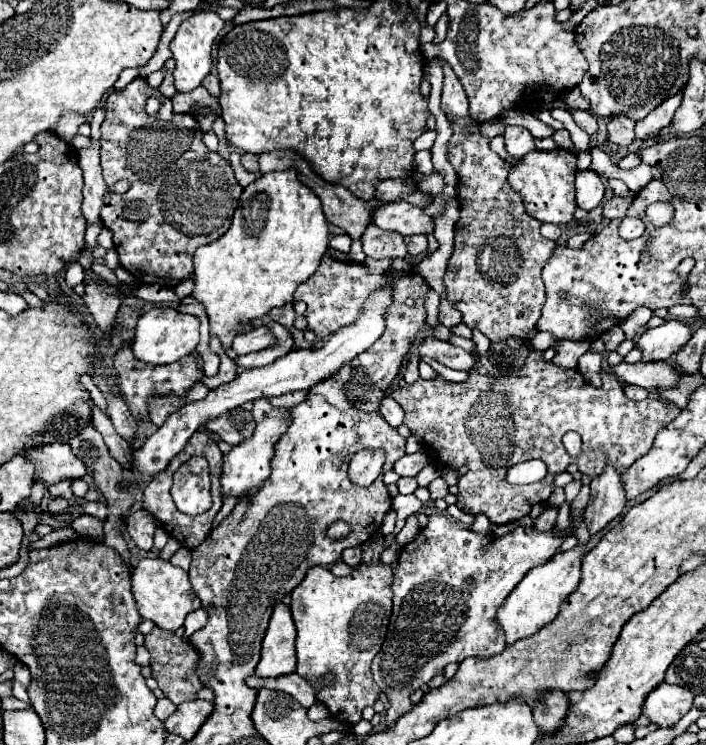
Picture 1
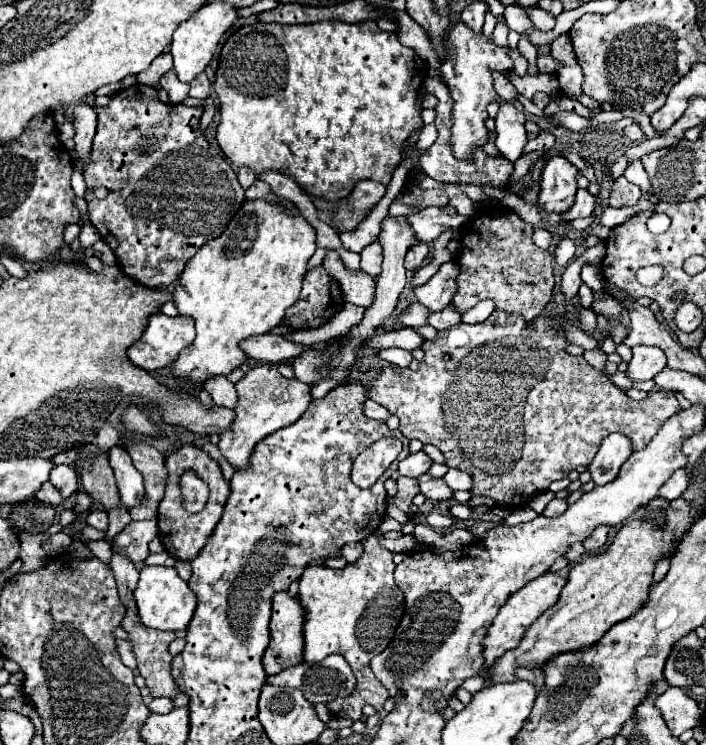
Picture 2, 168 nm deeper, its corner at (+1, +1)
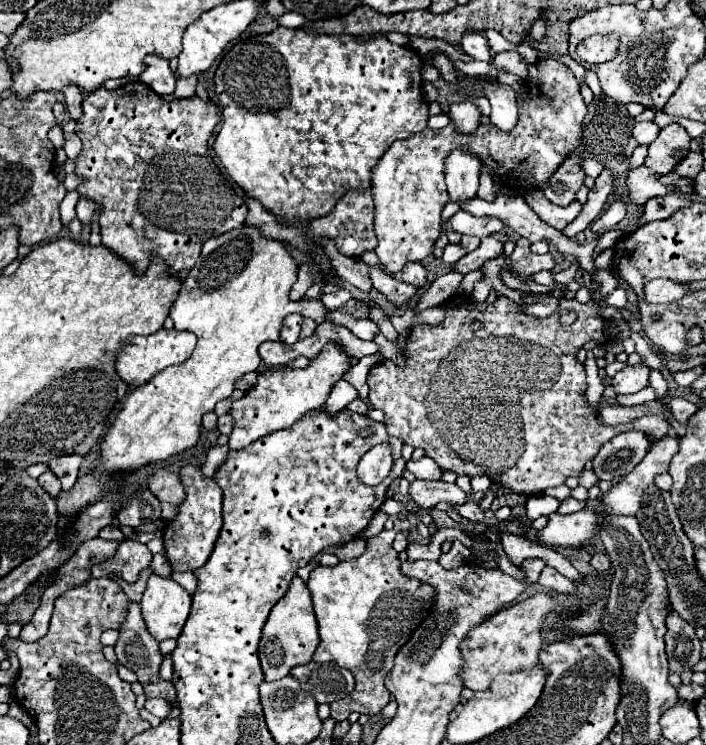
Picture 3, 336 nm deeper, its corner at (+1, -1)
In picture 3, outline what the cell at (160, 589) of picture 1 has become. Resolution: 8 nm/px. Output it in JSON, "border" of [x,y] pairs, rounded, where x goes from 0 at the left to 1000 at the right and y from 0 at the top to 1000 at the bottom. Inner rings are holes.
{"border":[[[215,770],[198,808],[210,848],[224,862],[235,856],[252,856],[266,830],[269,811],[269,797],[252,781]]]}

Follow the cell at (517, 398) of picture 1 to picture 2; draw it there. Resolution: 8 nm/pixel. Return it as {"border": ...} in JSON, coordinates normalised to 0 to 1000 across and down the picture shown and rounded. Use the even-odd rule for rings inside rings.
{"border":[[[697,419],[686,432],[680,435],[649,435],[637,443],[629,443],[620,448],[618,456],[612,459],[603,459],[598,464],[598,470],[603,472],[601,483],[595,486],[595,494],[589,499],[584,497],[567,497],[567,502],[555,494],[555,491],[547,491],[541,494],[530,510],[527,510],[527,521],[521,526],[521,534],[541,542],[544,548],[550,548],[555,556],[561,556],[567,561],[567,580],[584,591],[595,591],[598,596],[612,596],[618,599],[629,615],[632,615],[632,623],[640,626],[640,628],[652,628],[652,631],[660,631],[669,644],[671,644],[671,652],[666,658],[669,666],[691,666],[700,671],[700,677],[705,679],[728,679],[728,677],[739,677],[739,674],[748,674],[756,663],[773,658],[785,644],[790,642],[802,642],[816,626],[836,626],[847,601],[850,601],[850,593],[867,583],[867,580],[878,580],[884,585],[892,588],[895,593],[895,601],[898,604],[909,604],[921,591],[924,585],[932,580],[932,574],[938,572],[941,564],[946,564],[952,556],[958,556],[963,550],[963,542],[958,537],[958,532],[952,526],[941,526],[941,523],[924,523],[918,529],[915,537],[909,540],[901,540],[901,537],[892,537],[881,521],[875,521],[873,515],[867,515],[861,510],[861,505],[850,502],[847,497],[841,497],[824,478],[810,478],[810,475],[802,475],[799,467],[805,464],[805,459],[796,454],[796,443],[793,443],[793,424],[762,424],[759,430],[751,430],[751,432],[739,432],[737,424],[722,424],[717,419]]]}

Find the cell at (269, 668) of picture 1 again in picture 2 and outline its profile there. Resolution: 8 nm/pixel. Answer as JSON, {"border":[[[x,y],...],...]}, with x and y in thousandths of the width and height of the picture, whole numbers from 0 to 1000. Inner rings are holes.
{"border":[[[391,795],[385,803],[382,864],[371,891],[377,905],[394,905],[428,889],[428,813],[408,795]]]}

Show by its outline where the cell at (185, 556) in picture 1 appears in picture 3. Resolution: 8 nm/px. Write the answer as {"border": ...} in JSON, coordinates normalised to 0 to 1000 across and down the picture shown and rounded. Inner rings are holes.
{"border":[[[246,768],[246,770],[244,770],[244,779],[249,779],[255,787],[261,787],[269,797],[275,797],[275,795],[278,795],[280,779],[278,779],[275,768]]]}

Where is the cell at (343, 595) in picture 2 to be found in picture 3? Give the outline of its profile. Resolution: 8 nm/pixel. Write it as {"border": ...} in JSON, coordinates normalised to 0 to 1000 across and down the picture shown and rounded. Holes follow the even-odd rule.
{"border":[[[541,711],[533,722],[521,725],[518,741],[510,749],[479,754],[473,762],[448,760],[436,779],[436,789],[442,797],[445,821],[450,832],[450,848],[453,848],[453,867],[448,870],[445,889],[476,889],[479,894],[493,897],[504,913],[501,932],[467,945],[467,961],[476,969],[493,966],[499,956],[510,956],[521,961],[541,956],[541,950],[552,942],[552,929],[544,921],[544,910],[555,899],[558,881],[578,862],[581,851],[595,840],[601,827],[606,827],[606,821],[615,813],[618,792],[567,768],[567,749],[564,741],[555,736],[558,719],[561,719],[558,711]]]}

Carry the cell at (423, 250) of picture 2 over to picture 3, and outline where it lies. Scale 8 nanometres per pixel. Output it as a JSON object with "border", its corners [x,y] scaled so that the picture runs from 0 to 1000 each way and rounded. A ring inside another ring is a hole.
{"border":[[[578,352],[575,362],[567,365],[567,376],[575,381],[584,381],[589,387],[603,384],[603,360],[595,352]]]}

